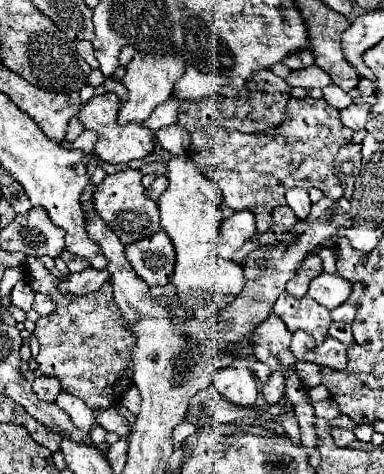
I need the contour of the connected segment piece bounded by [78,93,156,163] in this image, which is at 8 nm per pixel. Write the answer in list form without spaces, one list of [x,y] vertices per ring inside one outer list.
[[[106,93],[102,97],[92,97],[86,105],[82,105],[78,119],[82,121],[82,125],[86,129],[94,129],[98,133],[98,141],[96,141],[96,155],[106,161],[106,163],[128,163],[132,159],[144,159],[156,145],[156,137],[150,129],[146,129],[144,125],[138,123],[130,123],[130,125],[118,125],[118,109],[120,109],[120,99],[116,97],[116,93]]]

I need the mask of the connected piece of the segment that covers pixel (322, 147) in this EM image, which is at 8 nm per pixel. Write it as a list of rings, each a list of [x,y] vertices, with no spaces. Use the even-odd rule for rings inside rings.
[[[290,99],[286,105],[284,121],[278,127],[264,129],[260,133],[240,133],[230,131],[226,127],[202,127],[192,133],[192,143],[188,147],[188,157],[198,165],[200,171],[222,191],[224,203],[234,209],[248,209],[254,213],[257,231],[266,233],[272,225],[272,209],[284,205],[284,191],[294,185],[304,187],[316,187],[332,201],[338,201],[344,195],[344,189],[340,187],[338,177],[334,175],[334,157],[338,149],[352,139],[352,129],[344,127],[338,109],[328,105],[324,99]]]

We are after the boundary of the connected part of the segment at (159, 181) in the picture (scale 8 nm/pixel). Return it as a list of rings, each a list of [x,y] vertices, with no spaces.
[[[156,177],[154,183],[146,189],[146,195],[148,195],[152,201],[156,201],[156,199],[166,191],[166,187],[168,187],[168,179],[166,179],[166,177]]]

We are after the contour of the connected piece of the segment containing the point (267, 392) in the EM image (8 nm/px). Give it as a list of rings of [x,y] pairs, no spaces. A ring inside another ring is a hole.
[[[272,371],[272,377],[270,377],[270,381],[262,387],[262,393],[264,393],[264,399],[266,399],[270,405],[276,405],[276,403],[280,403],[280,399],[284,397],[284,389],[286,389],[286,379],[284,379],[282,371]]]

